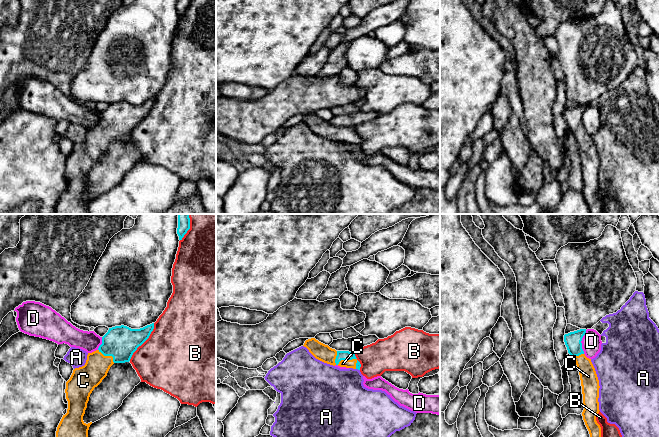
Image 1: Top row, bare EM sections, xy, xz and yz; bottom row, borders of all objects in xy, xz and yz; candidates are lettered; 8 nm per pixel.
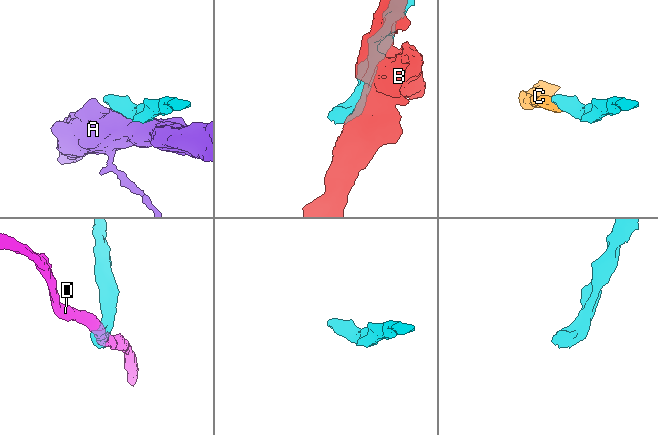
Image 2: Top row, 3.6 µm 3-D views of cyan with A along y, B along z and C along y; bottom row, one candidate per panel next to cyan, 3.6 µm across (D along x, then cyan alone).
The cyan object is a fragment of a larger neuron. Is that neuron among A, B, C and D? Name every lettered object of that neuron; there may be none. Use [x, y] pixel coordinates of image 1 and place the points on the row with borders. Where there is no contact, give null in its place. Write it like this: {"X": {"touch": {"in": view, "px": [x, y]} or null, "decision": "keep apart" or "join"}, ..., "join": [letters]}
{"A": {"touch": {"in": "xz", "px": [358, 369]}, "decision": "keep apart"}, "B": {"touch": {"in": "xy", "px": [143, 342]}, "decision": "keep apart"}, "C": {"touch": {"in": "xz", "px": [344, 359]}, "decision": "join"}, "D": {"touch": {"in": "yz", "px": [580, 342]}, "decision": "keep apart"}, "join": ["C"]}

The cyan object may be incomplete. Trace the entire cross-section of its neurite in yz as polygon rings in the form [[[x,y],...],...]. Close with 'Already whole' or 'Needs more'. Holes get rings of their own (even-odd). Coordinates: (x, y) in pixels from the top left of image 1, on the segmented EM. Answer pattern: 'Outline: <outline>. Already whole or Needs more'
Outline: [[[580,329],[564,335],[568,353],[574,358],[582,386],[583,420],[589,431],[590,438],[601,438],[601,427],[596,421],[599,413],[599,380],[591,359],[587,358],[582,349],[582,338],[586,329]]]. Needs more

